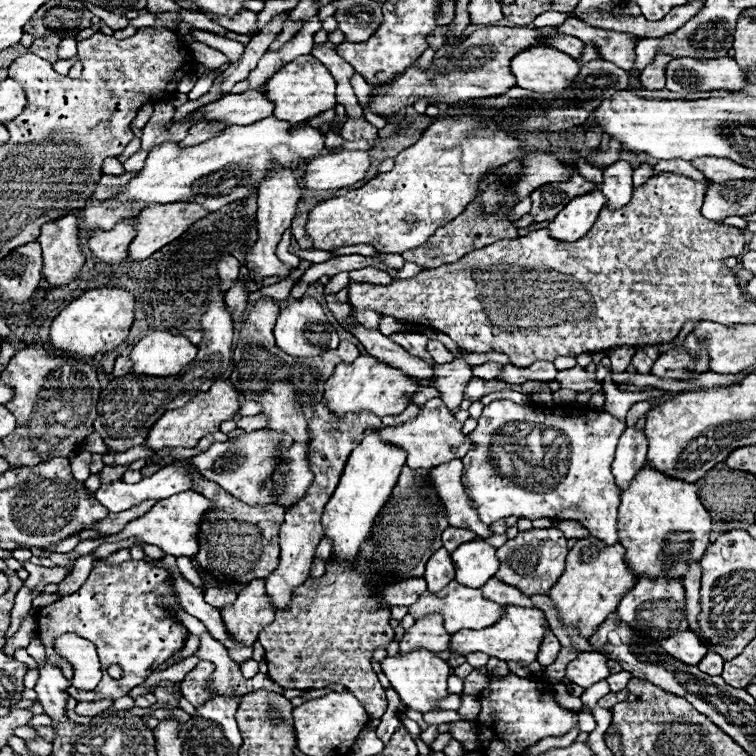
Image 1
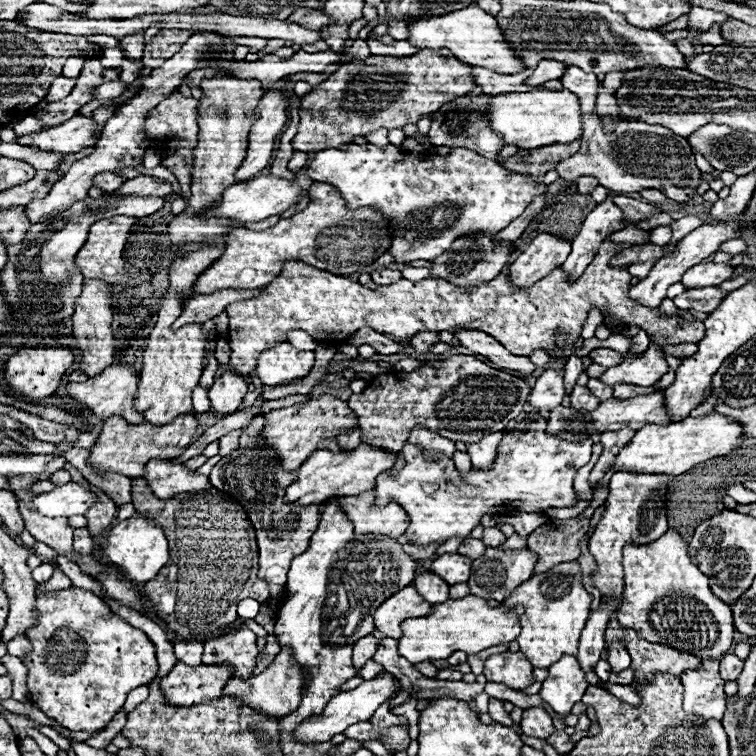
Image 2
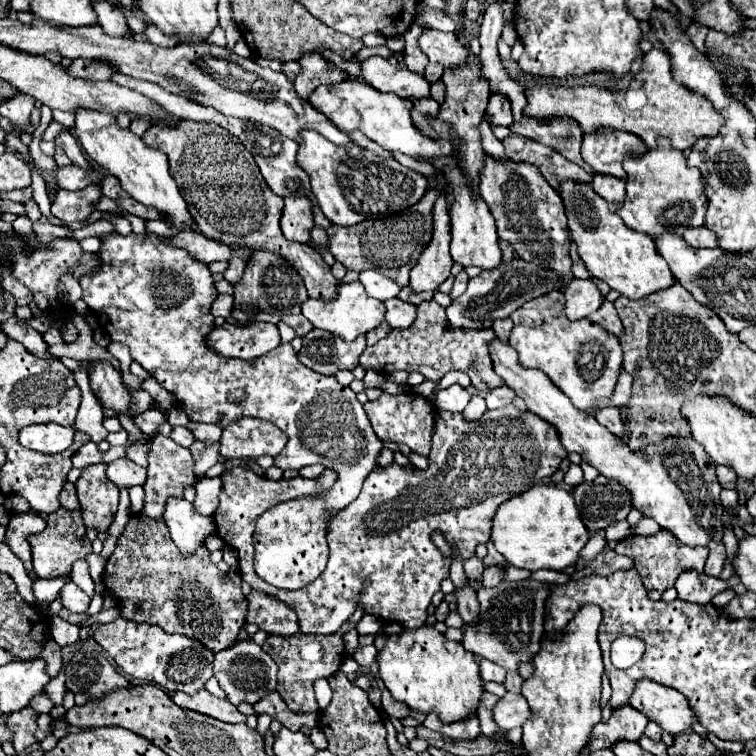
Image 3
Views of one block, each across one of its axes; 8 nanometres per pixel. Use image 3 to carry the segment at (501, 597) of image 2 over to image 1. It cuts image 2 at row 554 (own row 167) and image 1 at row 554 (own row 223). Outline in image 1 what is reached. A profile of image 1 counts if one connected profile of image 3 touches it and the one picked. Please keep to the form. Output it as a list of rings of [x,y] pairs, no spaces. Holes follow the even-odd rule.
[[[534,528],[528,532],[518,532],[516,538],[508,540],[504,546],[496,550],[500,570],[494,574],[494,578],[518,588],[528,596],[546,594],[552,588],[552,584],[556,584],[556,580],[562,576],[566,568],[566,554],[566,538],[558,528]]]

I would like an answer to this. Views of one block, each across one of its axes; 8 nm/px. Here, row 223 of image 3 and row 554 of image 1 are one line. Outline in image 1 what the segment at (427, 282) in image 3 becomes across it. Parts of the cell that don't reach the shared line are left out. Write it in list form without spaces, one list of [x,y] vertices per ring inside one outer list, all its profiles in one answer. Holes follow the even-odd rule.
[[[440,548],[426,564],[424,580],[428,582],[430,592],[440,592],[448,582],[454,580],[454,564],[450,560],[450,552],[446,548]]]

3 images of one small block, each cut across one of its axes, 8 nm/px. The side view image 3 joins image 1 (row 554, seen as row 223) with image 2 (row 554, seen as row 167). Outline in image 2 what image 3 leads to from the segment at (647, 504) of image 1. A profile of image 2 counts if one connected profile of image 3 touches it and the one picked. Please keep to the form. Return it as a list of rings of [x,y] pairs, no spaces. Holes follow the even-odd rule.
[[[668,530],[662,538],[646,546],[632,546],[632,544],[626,546],[622,566],[624,566],[626,584],[624,584],[624,600],[616,612],[616,620],[624,628],[636,630],[636,634],[642,640],[664,644],[680,652],[688,652],[692,656],[698,656],[700,660],[718,660],[720,656],[726,654],[726,650],[732,644],[732,634],[734,634],[730,604],[722,602],[710,592],[708,576],[702,574],[696,568],[696,564],[692,564],[688,556],[688,548],[678,532]]]

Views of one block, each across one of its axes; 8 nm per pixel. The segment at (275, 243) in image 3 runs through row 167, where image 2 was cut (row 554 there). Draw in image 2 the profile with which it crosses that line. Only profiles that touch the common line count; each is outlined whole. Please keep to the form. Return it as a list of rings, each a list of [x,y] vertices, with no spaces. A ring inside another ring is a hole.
[[[132,478],[132,480],[134,480],[132,500],[136,512],[148,516],[156,526],[160,526],[170,544],[170,562],[158,572],[156,578],[144,584],[142,594],[150,604],[150,608],[166,624],[172,636],[178,636],[180,640],[208,640],[204,636],[224,634],[228,628],[232,628],[238,622],[236,604],[240,600],[254,598],[262,604],[268,598],[268,588],[264,580],[258,578],[258,546],[256,546],[254,528],[248,520],[248,514],[234,498],[222,494],[216,488],[208,488],[200,492],[174,496],[174,500],[156,500],[156,496],[150,494],[146,480],[142,478]]]

